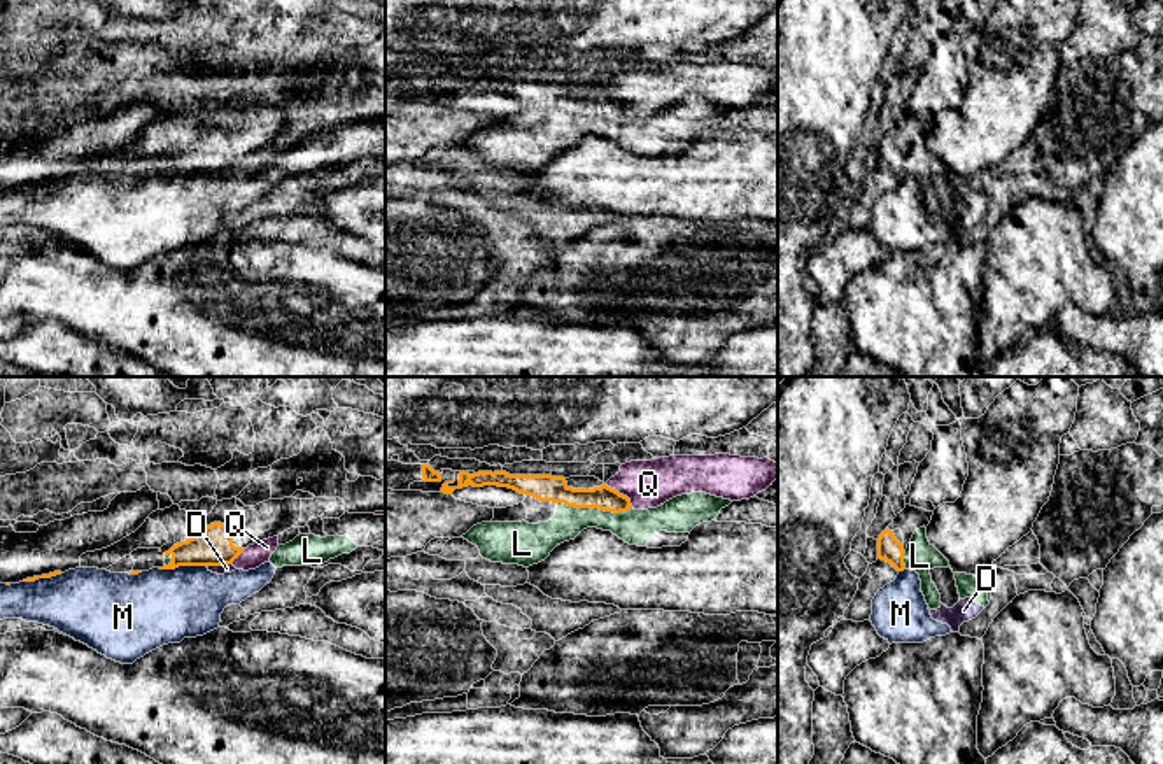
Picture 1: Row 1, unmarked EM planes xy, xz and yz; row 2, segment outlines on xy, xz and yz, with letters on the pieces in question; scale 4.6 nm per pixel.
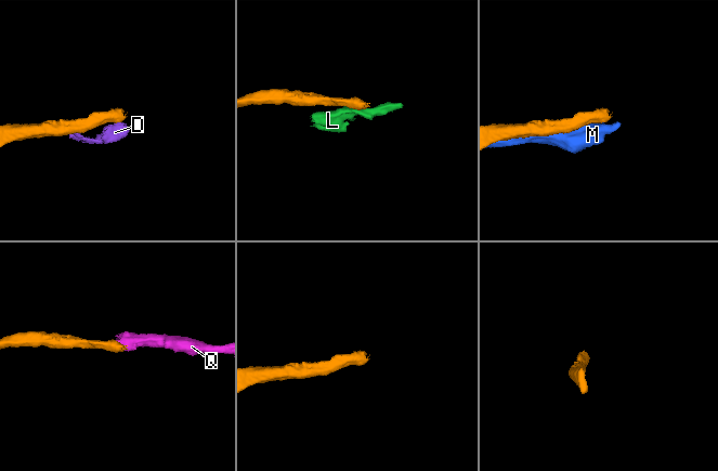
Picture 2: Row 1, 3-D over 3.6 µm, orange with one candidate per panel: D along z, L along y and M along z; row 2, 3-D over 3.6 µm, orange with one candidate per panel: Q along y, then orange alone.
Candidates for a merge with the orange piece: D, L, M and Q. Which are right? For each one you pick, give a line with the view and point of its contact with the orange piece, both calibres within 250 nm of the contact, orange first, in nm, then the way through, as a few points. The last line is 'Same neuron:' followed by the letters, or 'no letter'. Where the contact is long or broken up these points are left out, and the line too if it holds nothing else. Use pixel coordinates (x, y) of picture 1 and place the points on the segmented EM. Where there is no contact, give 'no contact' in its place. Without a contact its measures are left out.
Same neuron: no letter

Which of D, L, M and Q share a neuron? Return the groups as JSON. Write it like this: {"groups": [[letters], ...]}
{"groups": [["D", "L", "M"], ["Q"]]}

